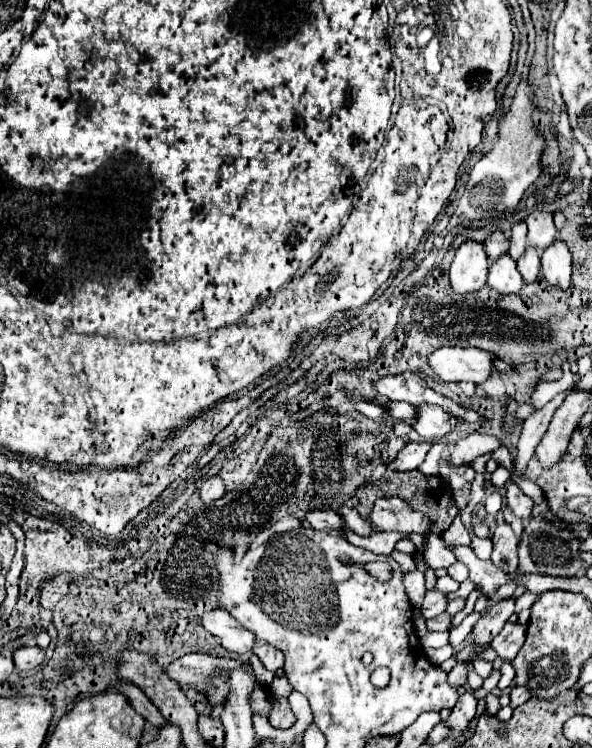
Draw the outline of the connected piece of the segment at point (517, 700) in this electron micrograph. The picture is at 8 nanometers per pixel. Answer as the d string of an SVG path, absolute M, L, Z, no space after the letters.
M515 687L515 689L511 689L511 695L509 695L509 705L513 707L513 709L517 709L519 705L523 705L527 699L529 699L531 695L529 695L529 691L525 689L525 687Z

